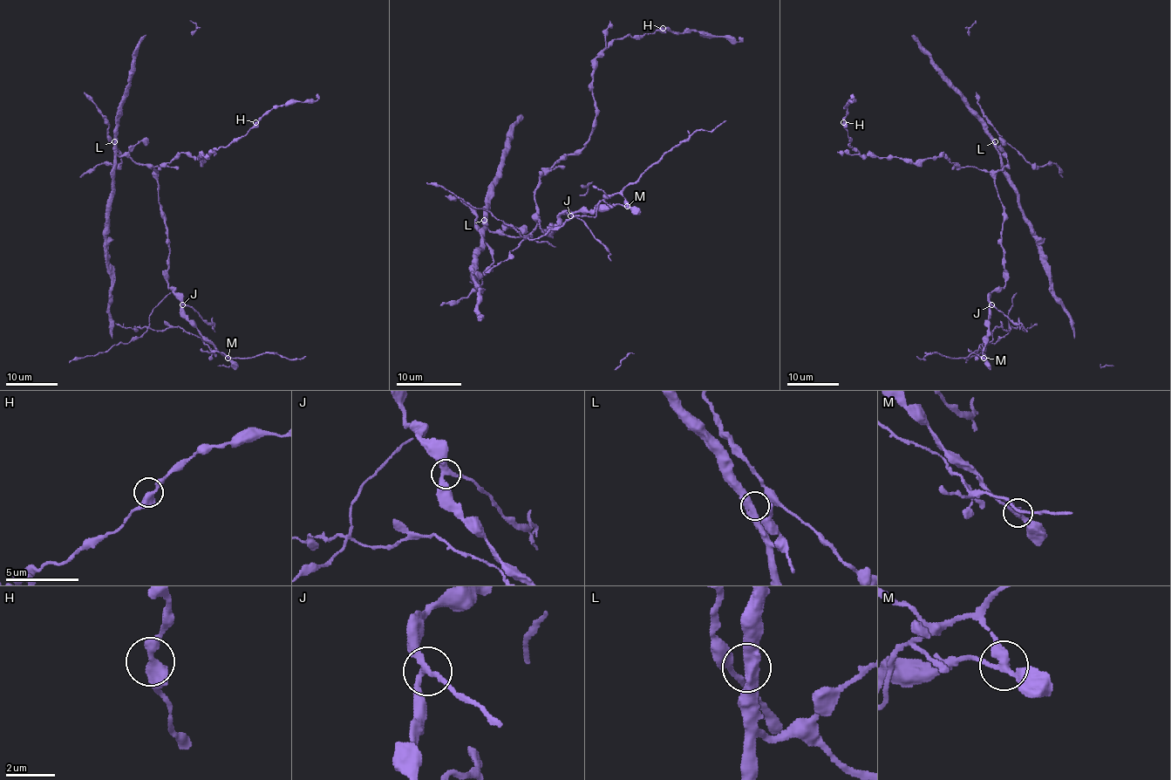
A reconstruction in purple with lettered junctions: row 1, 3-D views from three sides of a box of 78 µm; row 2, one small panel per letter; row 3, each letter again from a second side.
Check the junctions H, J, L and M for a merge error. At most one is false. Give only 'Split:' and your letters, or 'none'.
Split: M

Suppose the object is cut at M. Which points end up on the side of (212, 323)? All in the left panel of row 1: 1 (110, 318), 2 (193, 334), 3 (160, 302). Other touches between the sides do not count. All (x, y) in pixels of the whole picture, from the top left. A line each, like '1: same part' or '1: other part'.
1: same part
2: other part
3: other part

